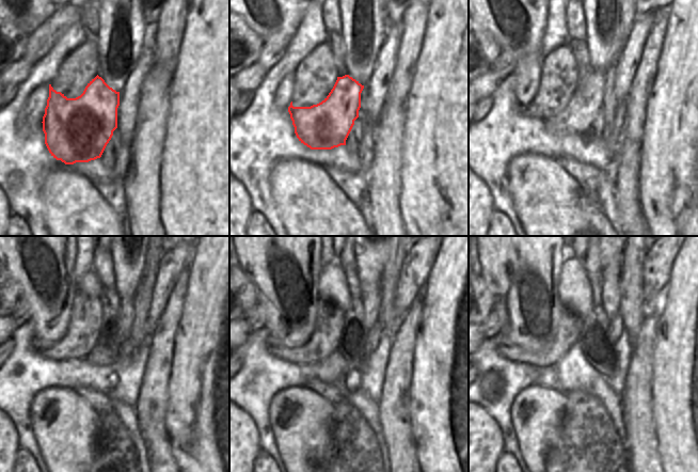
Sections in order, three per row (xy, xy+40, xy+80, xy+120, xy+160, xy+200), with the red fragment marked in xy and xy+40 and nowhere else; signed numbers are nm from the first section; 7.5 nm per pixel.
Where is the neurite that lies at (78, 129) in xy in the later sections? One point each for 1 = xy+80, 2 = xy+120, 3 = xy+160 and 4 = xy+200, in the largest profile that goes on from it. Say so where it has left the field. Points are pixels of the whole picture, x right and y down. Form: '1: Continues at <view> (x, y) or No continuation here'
1: Continues at xy+80 (586, 101)
2: Continues at xy+120 (127, 311)
3: Continues at xy+160 (370, 295)
4: Continues at xy+200 (611, 273).

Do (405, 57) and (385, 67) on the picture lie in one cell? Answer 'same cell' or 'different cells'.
different cells

